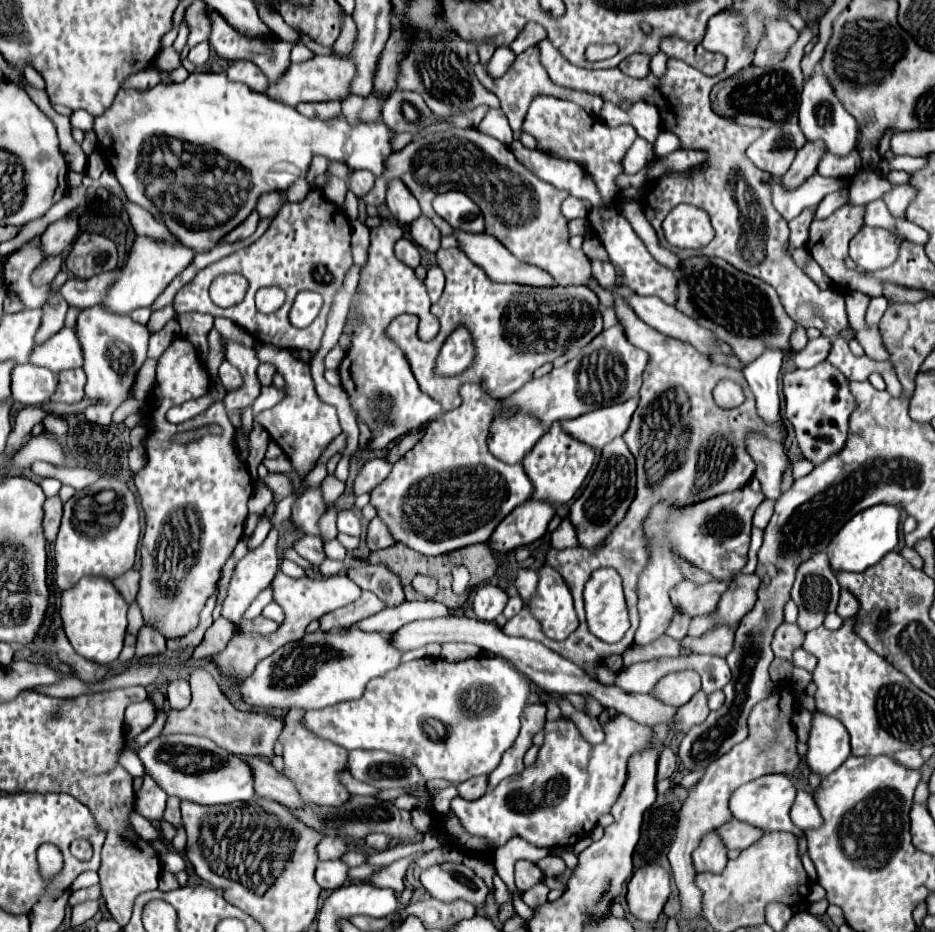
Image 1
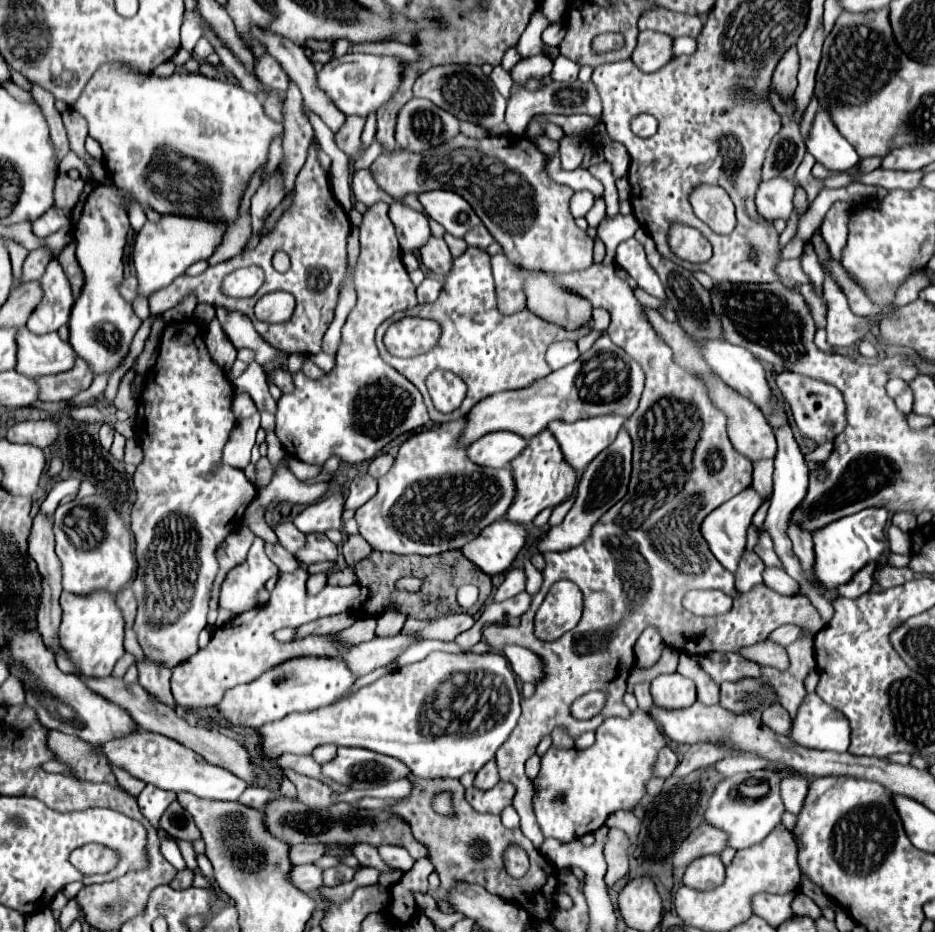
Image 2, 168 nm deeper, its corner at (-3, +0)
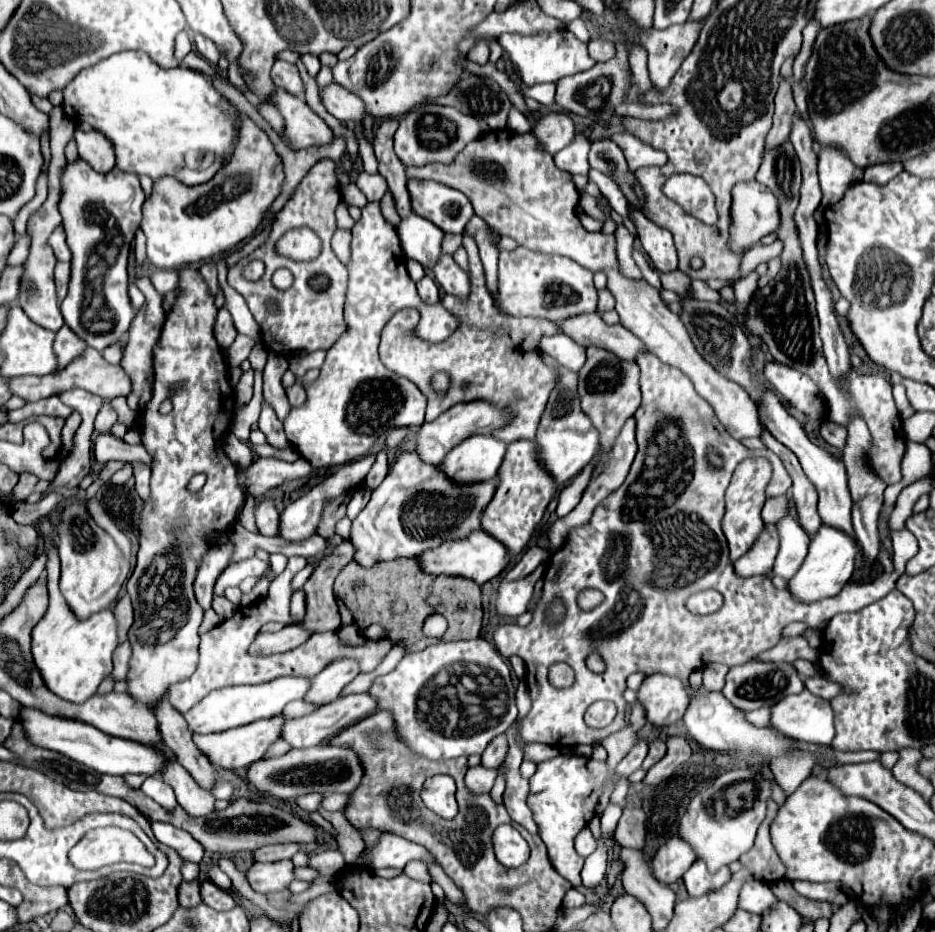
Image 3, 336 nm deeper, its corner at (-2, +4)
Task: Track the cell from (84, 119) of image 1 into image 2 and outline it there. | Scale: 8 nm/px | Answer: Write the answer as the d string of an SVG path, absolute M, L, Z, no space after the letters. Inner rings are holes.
M67 109L63 115L63 123L67 129L67 139L69 139L69 147L75 155L79 155L87 167L105 167L101 161L93 159L89 153L85 153L85 137L87 137L87 123L83 117L79 117L77 111Z

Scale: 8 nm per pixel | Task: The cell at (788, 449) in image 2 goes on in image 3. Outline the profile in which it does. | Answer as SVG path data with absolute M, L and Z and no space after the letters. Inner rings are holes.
M786 513L774 525L776 525L778 537L780 537L780 551L774 561L774 575L792 579L792 575L802 567L802 563L808 555L810 537L806 537L806 533L802 533L802 527L796 523L796 519L790 513Z

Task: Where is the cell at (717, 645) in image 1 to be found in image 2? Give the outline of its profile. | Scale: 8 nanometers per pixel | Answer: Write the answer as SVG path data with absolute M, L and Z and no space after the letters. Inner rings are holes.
M763 641L763 643L757 643L753 647L745 647L741 649L741 655L747 657L747 659L753 659L757 661L759 665L771 665L771 667L777 667L781 671L785 671L789 667L789 657L787 657L787 651L773 643L773 641Z

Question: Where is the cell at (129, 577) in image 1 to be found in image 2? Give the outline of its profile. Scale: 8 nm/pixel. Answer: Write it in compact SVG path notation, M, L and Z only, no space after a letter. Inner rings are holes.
M125 587L123 591L119 591L115 595L115 603L117 603L119 611L125 617L125 627L131 627L133 621L135 621L135 613L137 613L137 601L135 601L133 591L129 587Z

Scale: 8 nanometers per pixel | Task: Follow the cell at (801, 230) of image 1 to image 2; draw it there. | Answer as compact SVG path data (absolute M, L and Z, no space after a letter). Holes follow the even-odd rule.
M795 239L795 241L787 243L781 251L781 259L797 259L799 253L803 251L803 245L805 245L805 241L801 241L801 239Z

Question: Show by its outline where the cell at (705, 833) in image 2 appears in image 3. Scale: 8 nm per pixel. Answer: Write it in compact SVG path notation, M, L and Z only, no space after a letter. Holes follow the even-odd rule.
M674 835L658 849L652 859L654 877L666 885L674 883L688 871L694 861L696 851L690 849L690 843L686 843L680 835Z

